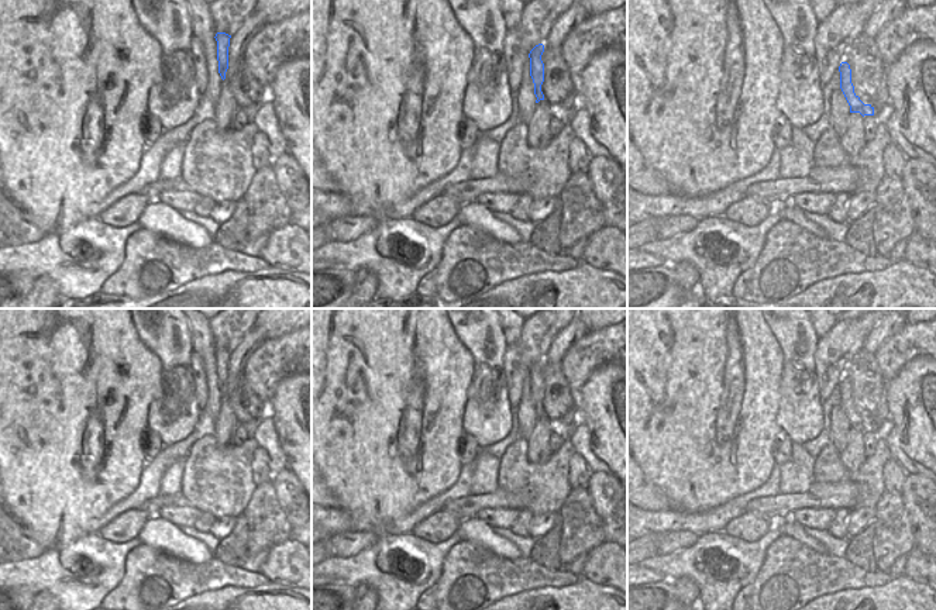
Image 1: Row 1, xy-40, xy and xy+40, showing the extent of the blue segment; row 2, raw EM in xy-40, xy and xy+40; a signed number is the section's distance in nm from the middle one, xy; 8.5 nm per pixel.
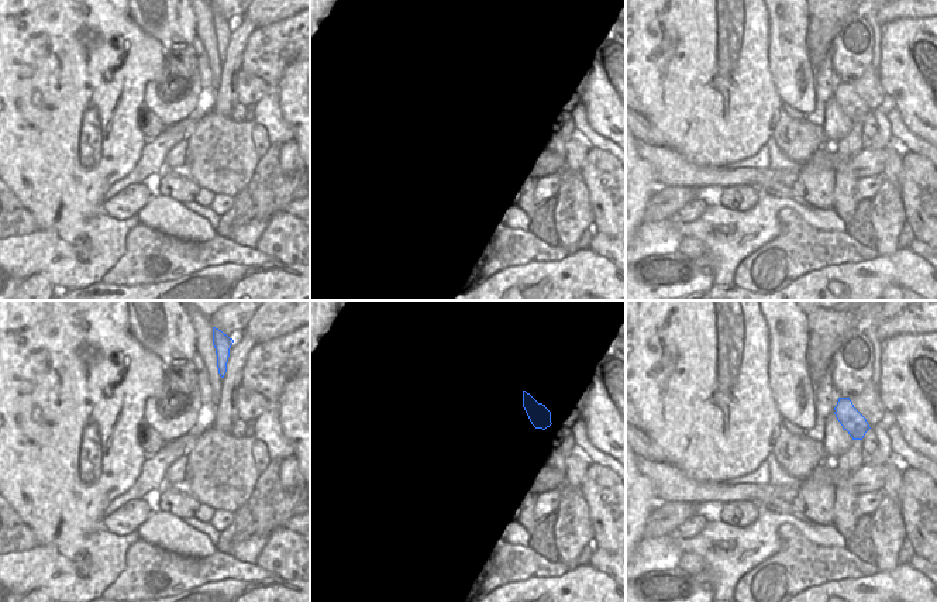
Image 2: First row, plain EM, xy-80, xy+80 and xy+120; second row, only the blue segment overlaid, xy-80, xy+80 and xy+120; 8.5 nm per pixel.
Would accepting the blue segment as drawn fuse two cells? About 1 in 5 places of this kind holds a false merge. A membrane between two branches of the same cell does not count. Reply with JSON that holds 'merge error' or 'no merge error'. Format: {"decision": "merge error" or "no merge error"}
{"decision": "no merge error"}

